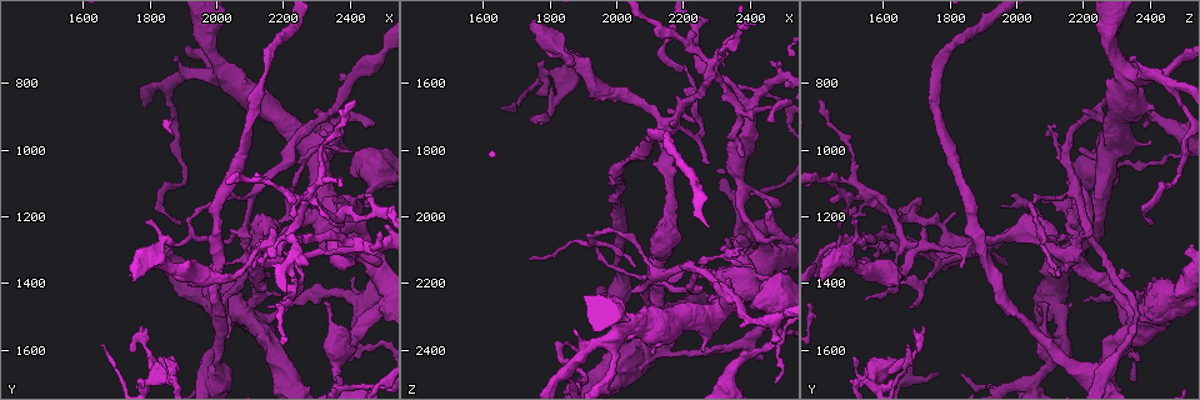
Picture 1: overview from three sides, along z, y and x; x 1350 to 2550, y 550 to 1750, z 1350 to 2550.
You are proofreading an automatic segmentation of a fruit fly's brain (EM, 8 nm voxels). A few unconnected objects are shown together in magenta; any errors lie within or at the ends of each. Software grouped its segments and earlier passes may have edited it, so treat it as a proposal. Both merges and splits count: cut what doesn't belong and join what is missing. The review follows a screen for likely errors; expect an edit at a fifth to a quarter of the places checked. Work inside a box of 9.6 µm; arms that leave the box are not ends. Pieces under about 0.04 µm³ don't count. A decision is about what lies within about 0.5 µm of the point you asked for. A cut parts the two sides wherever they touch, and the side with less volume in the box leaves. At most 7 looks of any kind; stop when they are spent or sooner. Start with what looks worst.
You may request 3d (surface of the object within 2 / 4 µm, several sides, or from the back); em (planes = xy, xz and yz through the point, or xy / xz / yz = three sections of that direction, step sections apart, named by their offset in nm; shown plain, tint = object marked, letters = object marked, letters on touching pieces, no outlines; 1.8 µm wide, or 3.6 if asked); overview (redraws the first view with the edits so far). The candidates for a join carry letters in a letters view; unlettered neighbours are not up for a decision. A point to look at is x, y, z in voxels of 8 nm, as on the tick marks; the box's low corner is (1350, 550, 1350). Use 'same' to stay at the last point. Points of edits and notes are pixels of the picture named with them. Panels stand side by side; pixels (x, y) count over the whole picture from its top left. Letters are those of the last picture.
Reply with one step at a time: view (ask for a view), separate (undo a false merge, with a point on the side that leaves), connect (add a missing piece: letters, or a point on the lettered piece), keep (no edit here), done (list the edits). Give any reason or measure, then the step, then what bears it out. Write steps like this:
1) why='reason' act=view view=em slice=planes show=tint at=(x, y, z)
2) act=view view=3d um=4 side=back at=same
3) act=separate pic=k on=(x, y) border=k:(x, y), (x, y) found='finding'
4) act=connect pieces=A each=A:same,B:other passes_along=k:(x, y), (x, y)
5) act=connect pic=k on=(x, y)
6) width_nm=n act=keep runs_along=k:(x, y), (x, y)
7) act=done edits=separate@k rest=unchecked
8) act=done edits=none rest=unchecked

act=view view=em slice=planes show=letters at=(2470, 920, 2400)

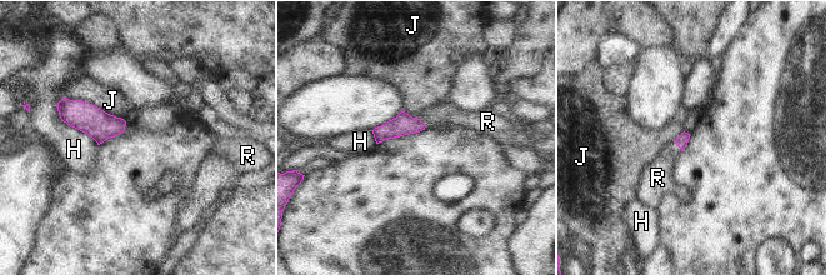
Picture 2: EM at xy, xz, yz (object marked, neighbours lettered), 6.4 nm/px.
longest_contact=H:380nm act=connect pieces=R each=H:other,J:other,R:same found='it goes on there'

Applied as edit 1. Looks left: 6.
why='side arm on a straight run' act=view view=em slice=planes show=letters at=(2290, 1140, 1550)

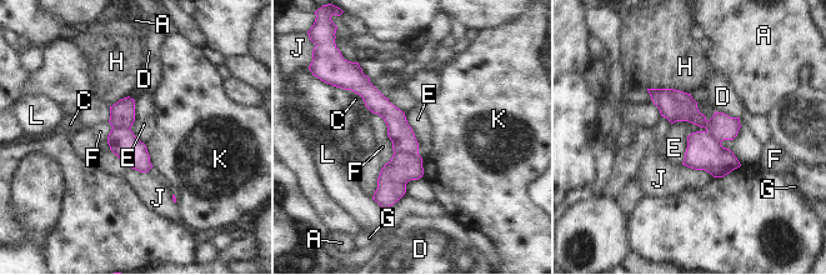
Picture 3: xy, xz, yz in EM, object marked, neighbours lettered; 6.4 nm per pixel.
act=separate pic=3 on=(404, 166) each=A:other,C:other,D:other,E:other,F:other,G:other,H:other,J:other,K:other,L:other part_leaving=3:(652, 91), (706, 124), (734, 133) found='two cells meet here'

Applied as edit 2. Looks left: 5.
act=done edits=connect@2,separate@3 rest=unchecked

